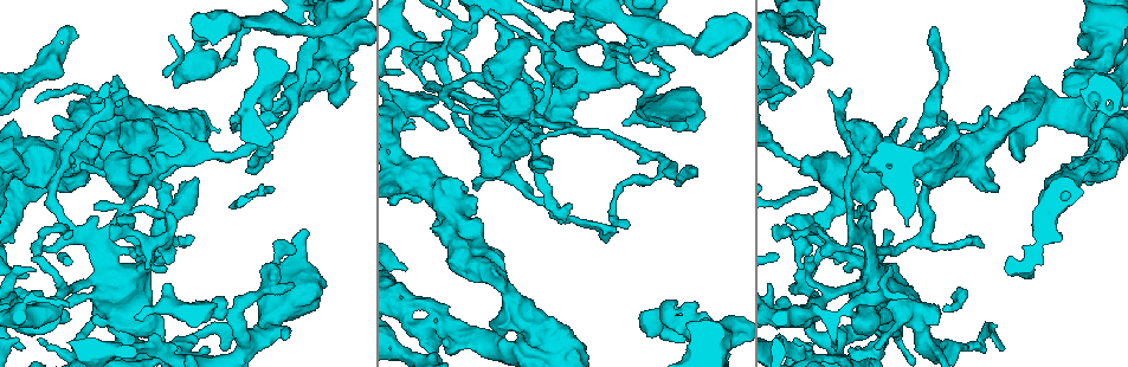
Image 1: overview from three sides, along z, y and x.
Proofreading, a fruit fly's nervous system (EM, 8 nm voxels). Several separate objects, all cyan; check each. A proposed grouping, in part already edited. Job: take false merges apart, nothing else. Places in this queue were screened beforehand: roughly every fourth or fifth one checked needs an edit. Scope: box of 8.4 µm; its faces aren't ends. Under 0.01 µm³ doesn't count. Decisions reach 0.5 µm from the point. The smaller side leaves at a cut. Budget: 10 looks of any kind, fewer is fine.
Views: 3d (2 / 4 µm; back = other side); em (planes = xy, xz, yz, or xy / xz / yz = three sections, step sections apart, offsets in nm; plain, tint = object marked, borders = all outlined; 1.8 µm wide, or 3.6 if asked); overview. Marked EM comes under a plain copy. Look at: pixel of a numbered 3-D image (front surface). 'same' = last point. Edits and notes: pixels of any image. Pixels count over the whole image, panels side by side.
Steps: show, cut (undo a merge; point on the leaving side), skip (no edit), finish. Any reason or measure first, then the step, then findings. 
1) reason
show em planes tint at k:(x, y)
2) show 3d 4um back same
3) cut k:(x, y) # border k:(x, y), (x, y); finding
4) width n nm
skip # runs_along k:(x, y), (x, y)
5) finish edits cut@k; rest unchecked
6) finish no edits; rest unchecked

three arms meet
show 3d 4um at 1:(416, 302)

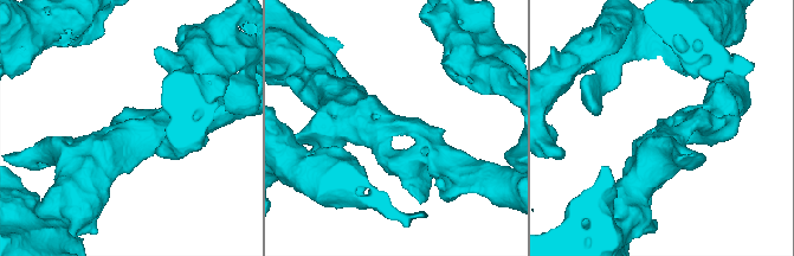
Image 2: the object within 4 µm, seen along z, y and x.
arms 3; arm_widths 280, 300, 420 nm
show em planes tint at 2:(396, 127)

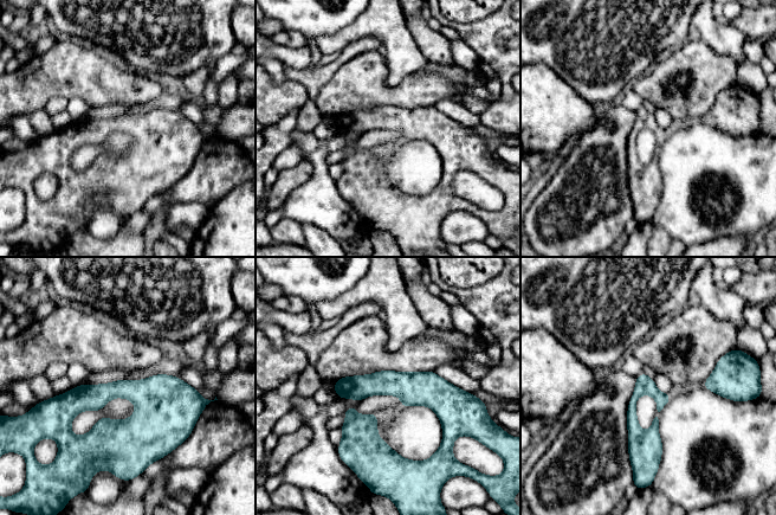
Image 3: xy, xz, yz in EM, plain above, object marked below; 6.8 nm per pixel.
width 130 nm
skip # all the same neuron

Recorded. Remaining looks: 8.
show em planes tint at 1:(1042, 112)

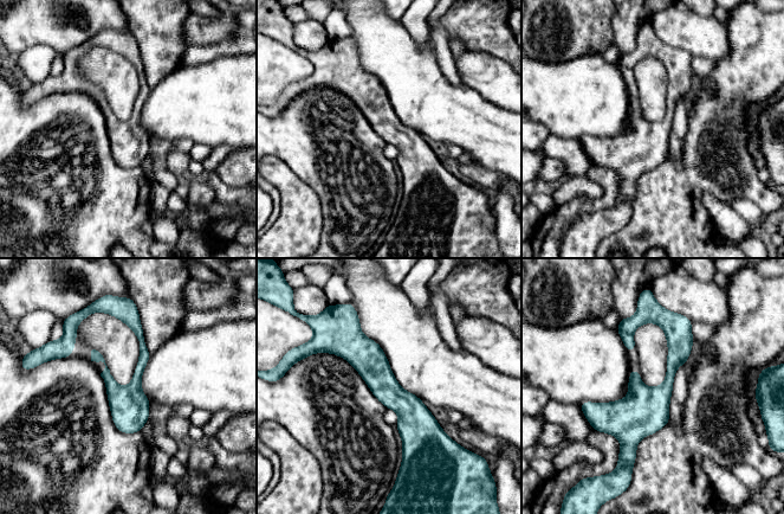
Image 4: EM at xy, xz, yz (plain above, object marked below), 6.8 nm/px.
width 200 nm
skip # continuous, no second neuron

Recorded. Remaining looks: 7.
thick turns thin
show em 3.6um planes tint at 1:(931, 165)

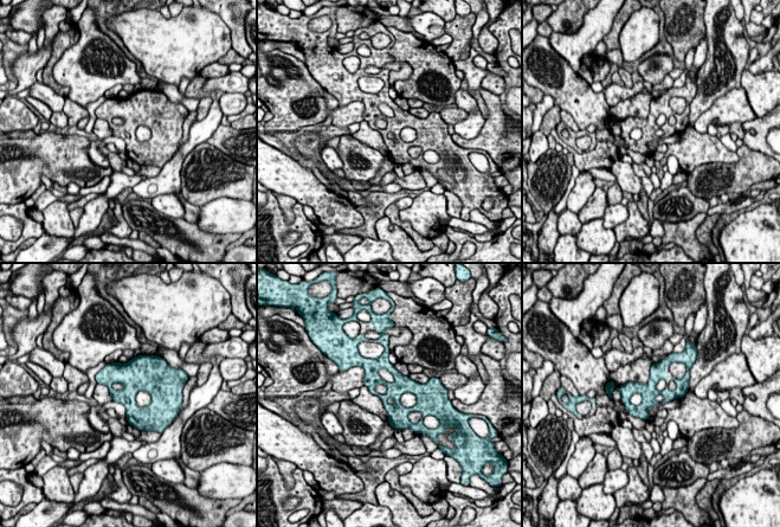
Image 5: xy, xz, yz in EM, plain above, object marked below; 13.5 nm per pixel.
skip # runs_along 5:(367, 371), (387, 385), (424, 394); one neuron here

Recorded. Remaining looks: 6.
touches itself
show em planes tint at 1:(138, 231)

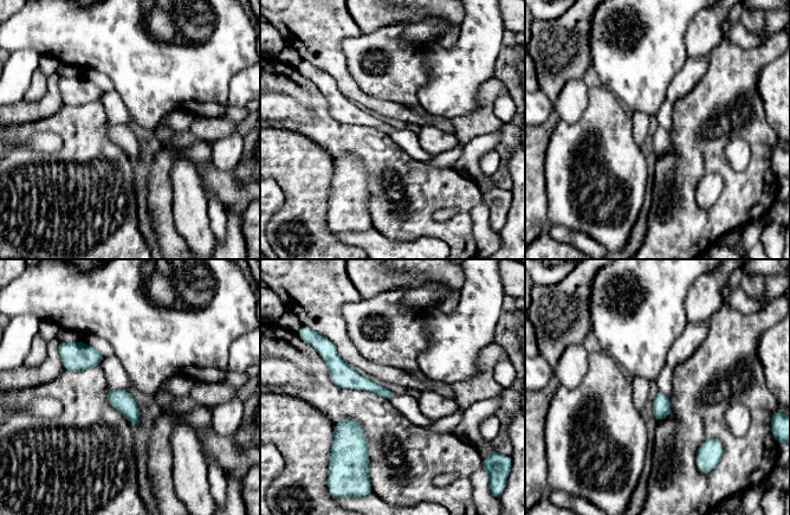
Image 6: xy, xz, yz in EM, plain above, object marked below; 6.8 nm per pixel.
skip # all the same neuron

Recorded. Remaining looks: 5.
finish no edits; rest unchecked

